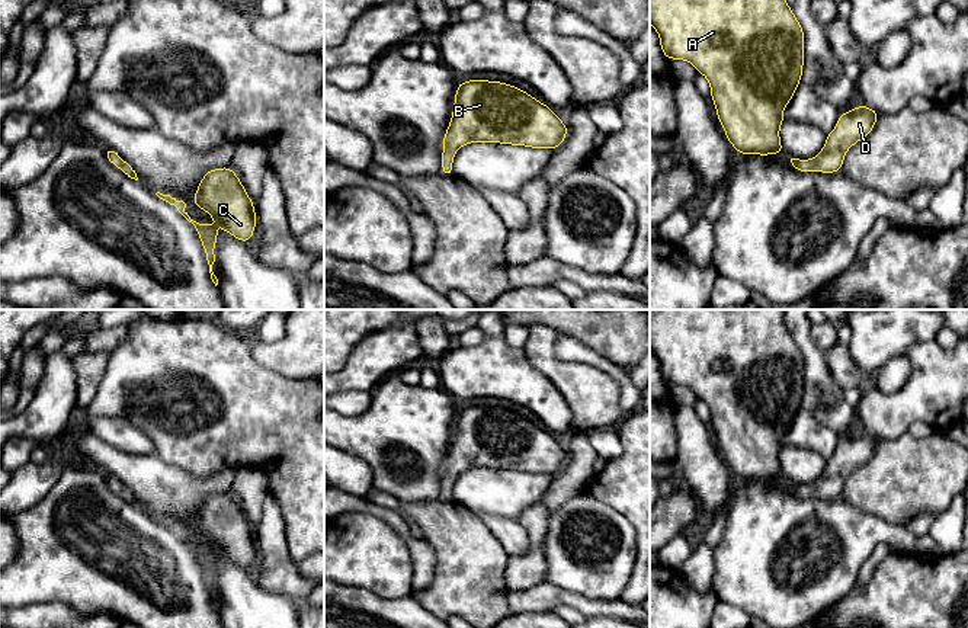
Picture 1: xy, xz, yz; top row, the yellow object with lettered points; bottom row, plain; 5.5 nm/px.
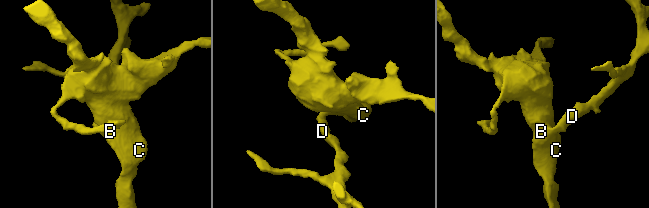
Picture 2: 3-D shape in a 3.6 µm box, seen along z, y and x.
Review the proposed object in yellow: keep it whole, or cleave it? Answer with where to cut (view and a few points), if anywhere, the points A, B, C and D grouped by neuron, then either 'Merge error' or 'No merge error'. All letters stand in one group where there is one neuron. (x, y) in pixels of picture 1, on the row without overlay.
No split. Groups: A B C D. No merge error

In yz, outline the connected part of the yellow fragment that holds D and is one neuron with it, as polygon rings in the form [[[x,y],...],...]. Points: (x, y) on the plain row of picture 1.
[[[858,430],[850,438],[840,438],[839,448],[826,462],[824,474],[811,486],[791,484],[792,491],[802,499],[837,499],[842,496],[847,475],[871,459],[879,442],[878,436]]]

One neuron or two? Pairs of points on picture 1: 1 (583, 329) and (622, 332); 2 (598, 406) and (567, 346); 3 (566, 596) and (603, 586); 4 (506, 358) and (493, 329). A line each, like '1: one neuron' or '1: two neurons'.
1: one neuron
2: two neurons
3: two neurons
4: one neuron

